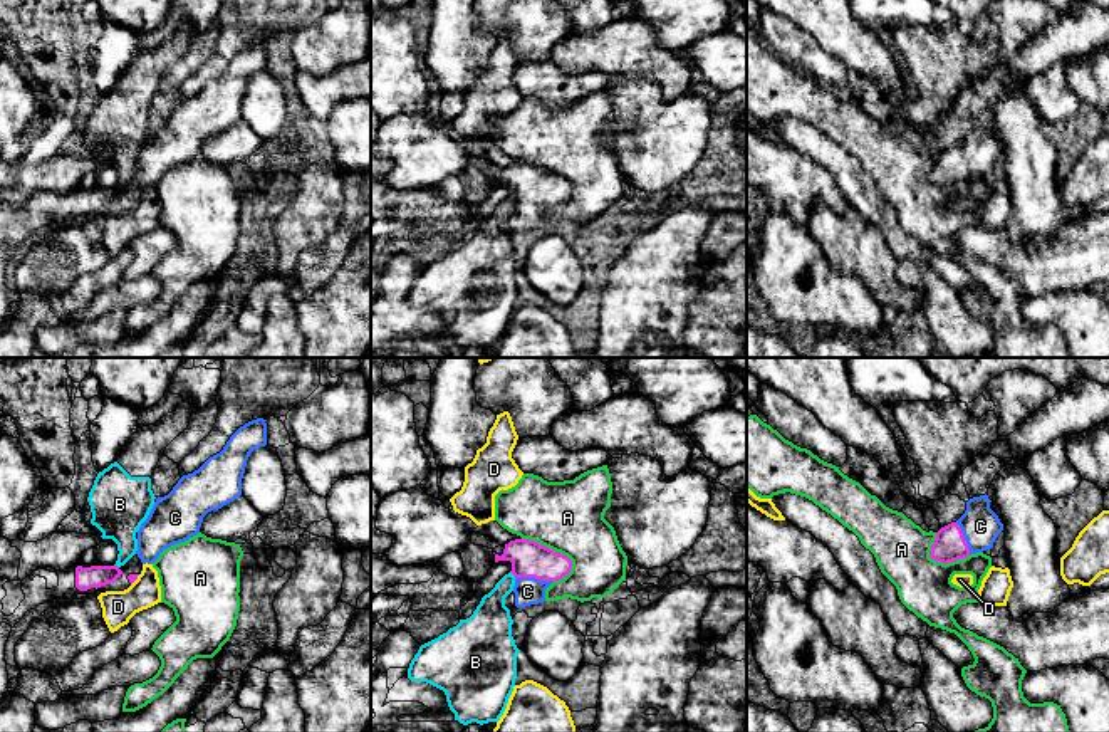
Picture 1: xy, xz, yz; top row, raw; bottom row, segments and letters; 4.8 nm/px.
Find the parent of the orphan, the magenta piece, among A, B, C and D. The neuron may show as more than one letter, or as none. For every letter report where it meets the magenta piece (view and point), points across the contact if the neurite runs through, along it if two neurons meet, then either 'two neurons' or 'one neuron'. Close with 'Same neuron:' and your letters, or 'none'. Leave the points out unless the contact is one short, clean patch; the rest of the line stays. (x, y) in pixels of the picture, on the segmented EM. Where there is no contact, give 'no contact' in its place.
A: meets magenta in xz at (551, 549); border along xz (522, 538), (534, 539), (562, 553), (571, 561), (571, 571); two neurons
B: meets magenta in xz at (514, 575); border along xz (510, 571), (515, 576); two neurons
C: meets magenta in xz at (534, 576); runs through xz (529, 559), (534, 566), (534, 576), (527, 591); one neuron
D: meets magenta in xy at (136, 578); border along xy (140, 575), (131, 585); two neurons
Same neuron: C

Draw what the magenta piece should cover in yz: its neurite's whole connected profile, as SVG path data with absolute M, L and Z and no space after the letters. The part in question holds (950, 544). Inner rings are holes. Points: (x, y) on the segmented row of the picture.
M988 495L973 497L966 502L965 514L936 532L929 557L948 564L970 554L993 547L1003 531L998 515L990 509Z

